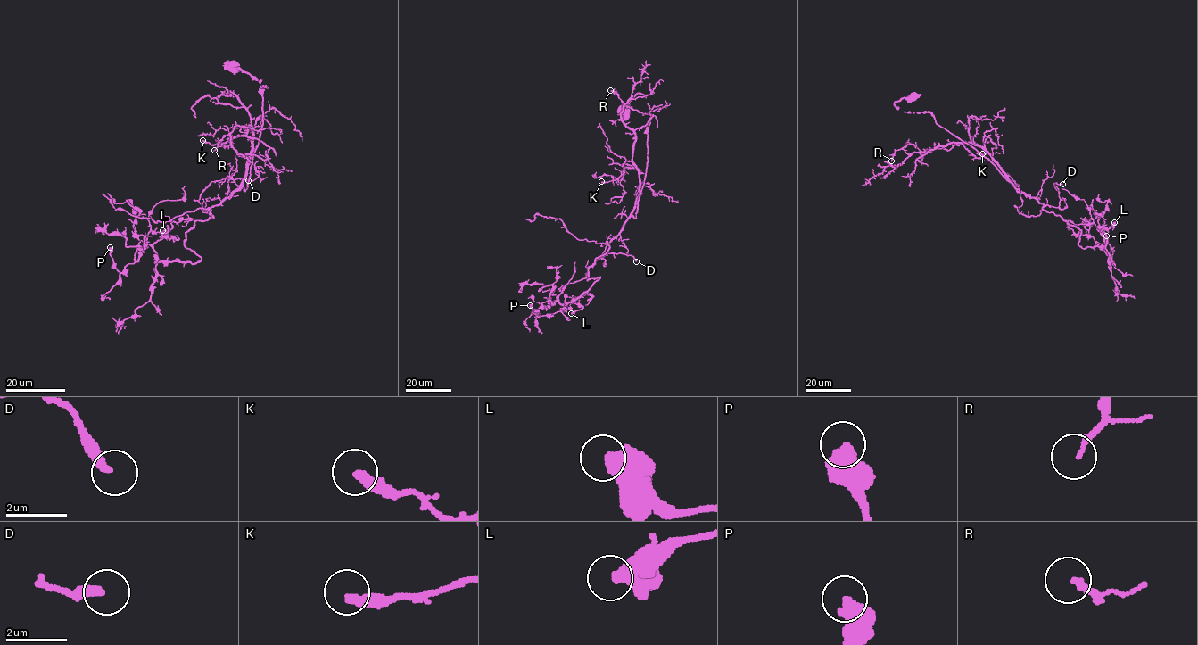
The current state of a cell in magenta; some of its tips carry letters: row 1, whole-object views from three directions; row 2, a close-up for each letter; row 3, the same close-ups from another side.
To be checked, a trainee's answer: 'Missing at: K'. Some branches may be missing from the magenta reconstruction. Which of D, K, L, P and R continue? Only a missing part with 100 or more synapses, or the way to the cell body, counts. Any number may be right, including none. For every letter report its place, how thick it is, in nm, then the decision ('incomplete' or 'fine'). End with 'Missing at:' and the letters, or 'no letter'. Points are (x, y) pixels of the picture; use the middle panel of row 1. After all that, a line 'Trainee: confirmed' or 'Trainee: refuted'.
D: (636, 261) | 320 nm | fine
K: (601, 181) | 360 nm | fine
L: (571, 313) | 550 nm | fine
P: (530, 305) | 550 nm | fine
R: (610, 90) | 190 nm | fine
Missing at: no letter
Trainee: refuted

